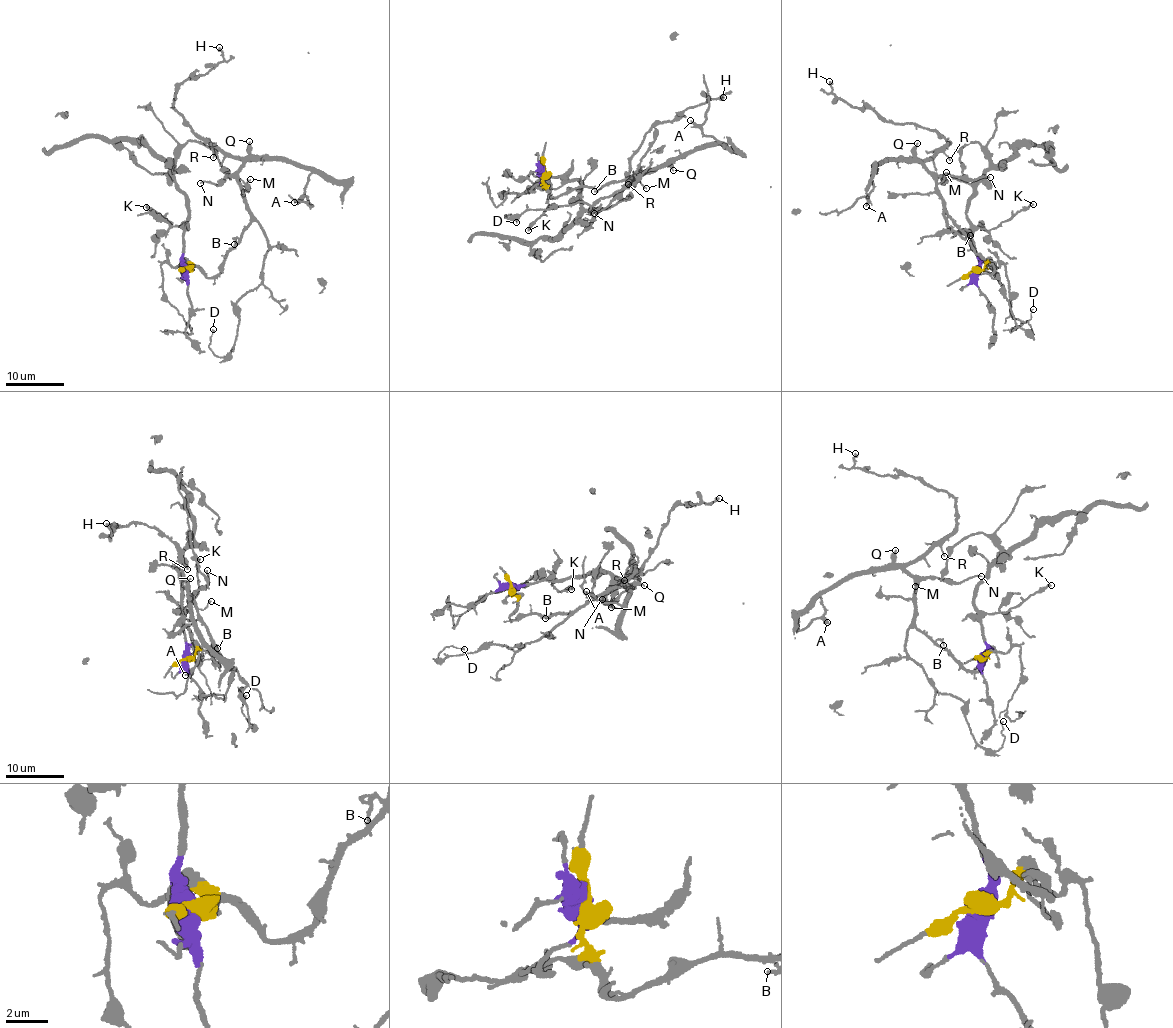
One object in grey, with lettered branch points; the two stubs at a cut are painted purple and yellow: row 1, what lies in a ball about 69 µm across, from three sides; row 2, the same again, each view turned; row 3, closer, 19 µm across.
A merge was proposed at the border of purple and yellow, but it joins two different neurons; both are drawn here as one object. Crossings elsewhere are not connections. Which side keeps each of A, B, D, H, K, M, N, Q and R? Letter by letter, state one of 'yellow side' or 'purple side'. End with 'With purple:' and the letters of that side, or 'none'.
A: yellow side
B: yellow side
D: yellow side
H: yellow side
K: purple side
M: yellow side
N: yellow side
Q: yellow side
R: yellow side
With purple: K

